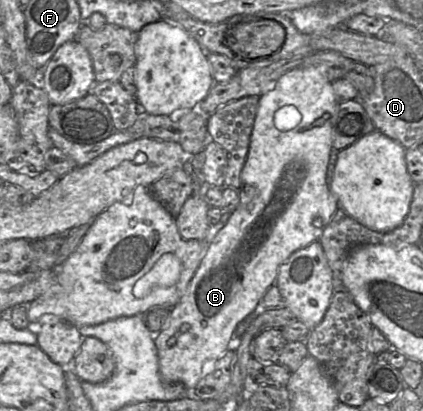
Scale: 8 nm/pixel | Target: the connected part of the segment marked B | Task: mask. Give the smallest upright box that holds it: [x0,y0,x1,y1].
[154,66,339,392]

